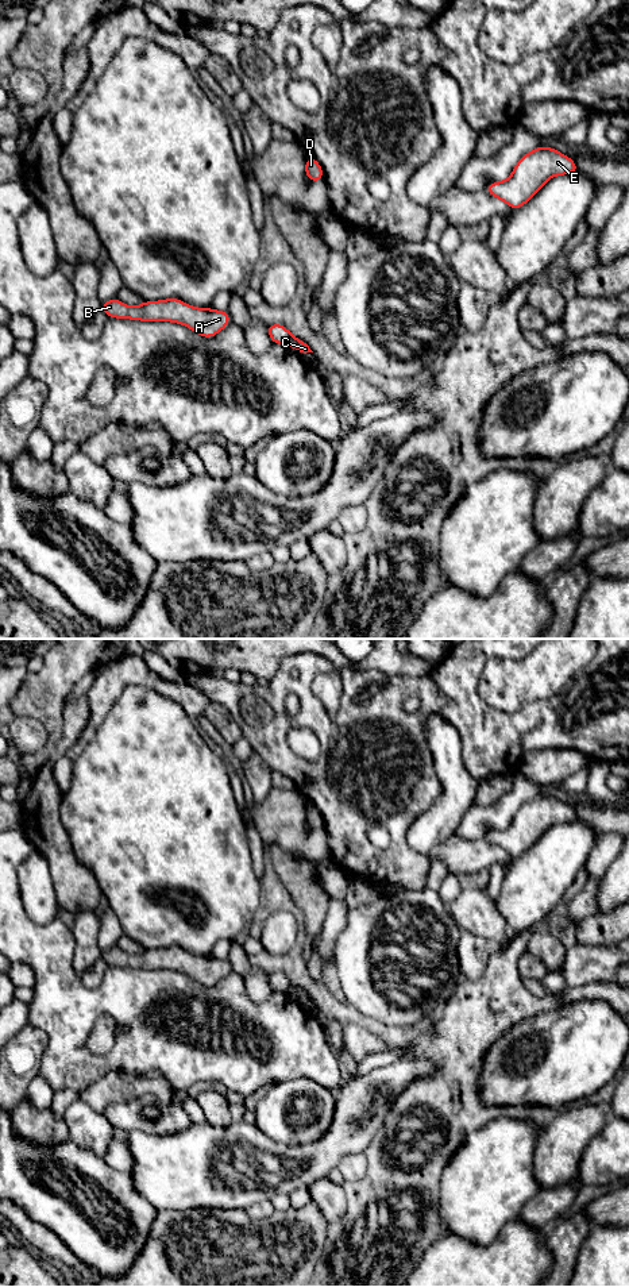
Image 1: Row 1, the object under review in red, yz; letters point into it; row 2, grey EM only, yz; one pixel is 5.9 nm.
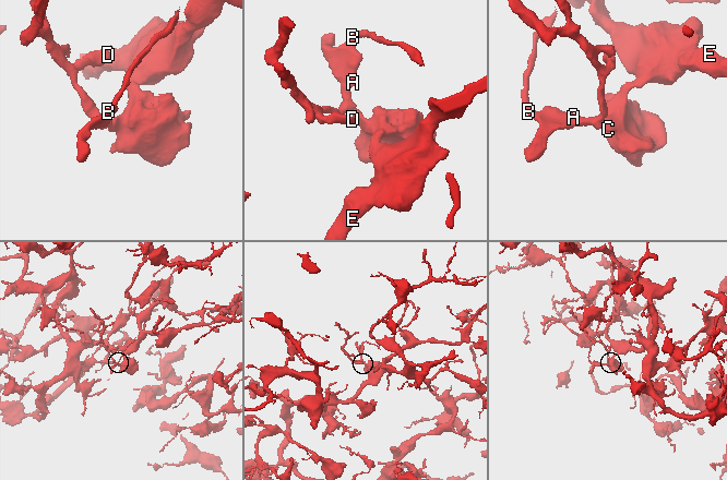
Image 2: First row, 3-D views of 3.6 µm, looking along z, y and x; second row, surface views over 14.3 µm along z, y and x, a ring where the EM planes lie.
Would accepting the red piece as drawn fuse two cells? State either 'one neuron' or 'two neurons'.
two neurons

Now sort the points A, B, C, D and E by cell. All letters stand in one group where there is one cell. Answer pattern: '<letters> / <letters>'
A B D / C E

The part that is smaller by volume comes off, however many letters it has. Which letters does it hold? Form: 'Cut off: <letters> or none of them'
Cut off: A, B, D

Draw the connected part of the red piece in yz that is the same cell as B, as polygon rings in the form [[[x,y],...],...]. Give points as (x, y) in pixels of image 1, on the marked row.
[[[115,297],[101,303],[101,311],[108,317],[115,319],[178,323],[190,328],[201,338],[216,336],[231,321],[227,311],[196,308],[180,298],[143,301],[138,307],[130,307]]]

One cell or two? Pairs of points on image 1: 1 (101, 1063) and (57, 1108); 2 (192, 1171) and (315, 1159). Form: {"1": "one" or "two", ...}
{"1": "two", "2": "one"}

